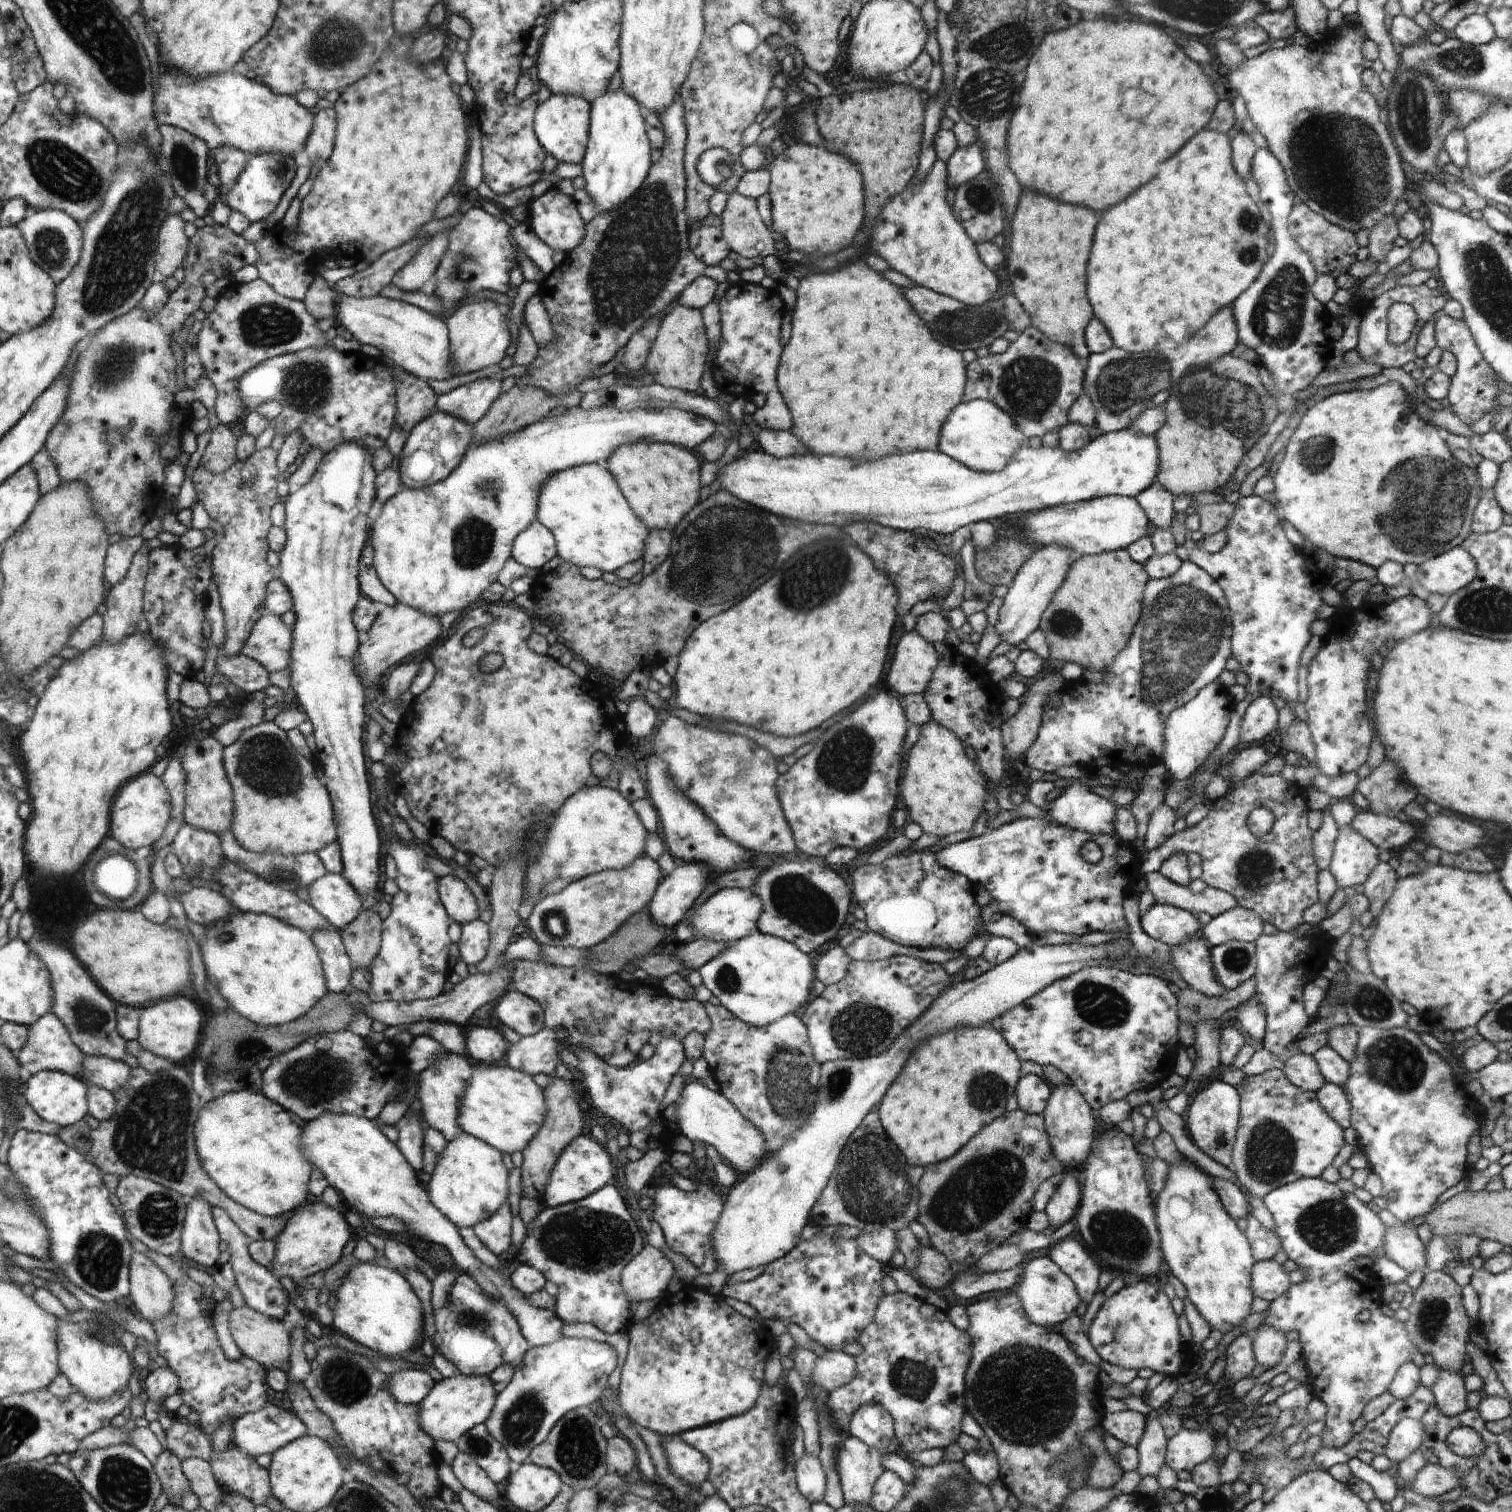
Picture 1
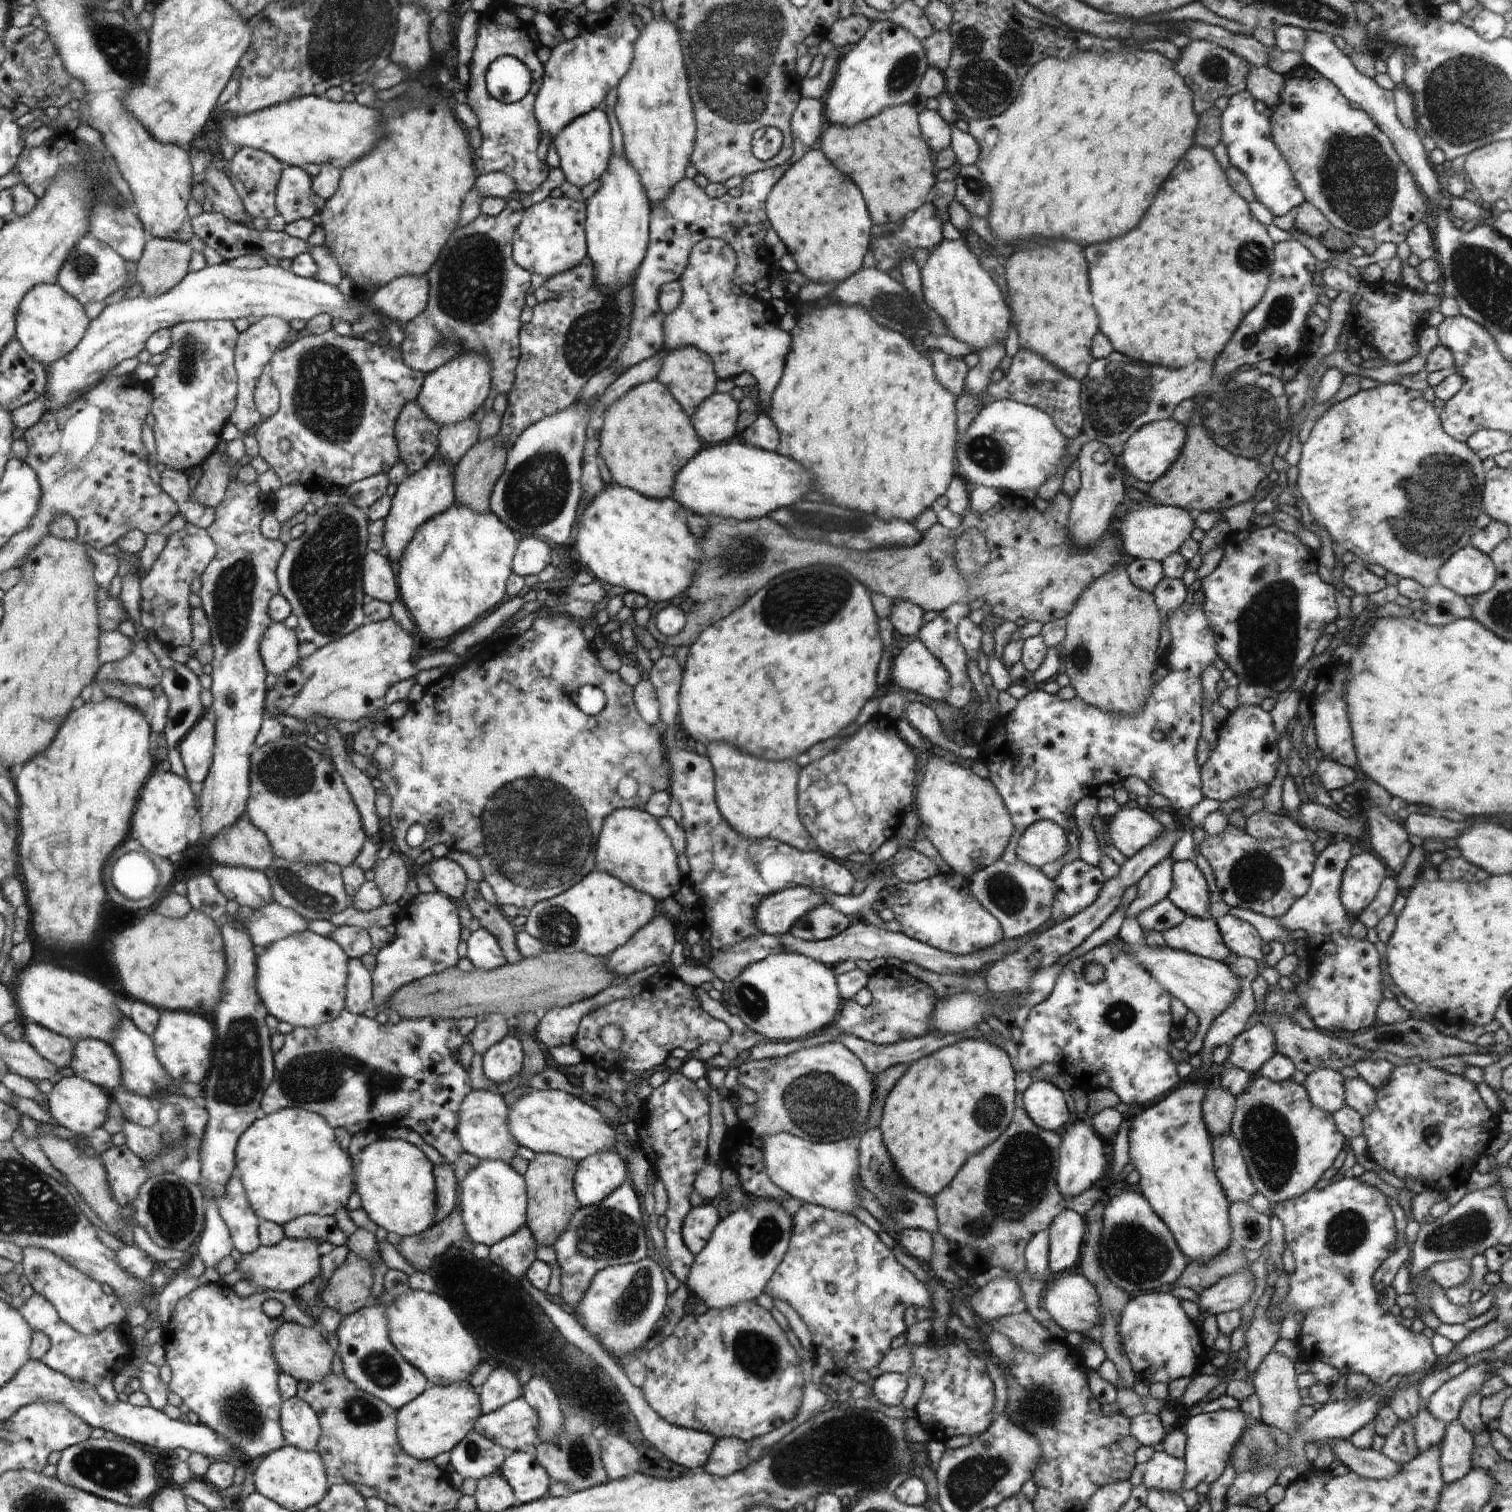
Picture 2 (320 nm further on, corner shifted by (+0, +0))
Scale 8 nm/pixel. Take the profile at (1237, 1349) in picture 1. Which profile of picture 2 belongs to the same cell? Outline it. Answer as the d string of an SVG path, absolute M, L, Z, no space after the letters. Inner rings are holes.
M1350 1176L1348 1178L1342 1178L1339 1182L1334 1182L1330 1186L1325 1188L1316 1189L1313 1187L1308 1192L1304 1192L1302 1196L1298 1198L1290 1198L1290 1200L1284 1200L1284 1202L1278 1202L1271 1206L1272 1215L1276 1216L1282 1226L1284 1226L1284 1240L1285 1248L1288 1248L1293 1253L1293 1258L1296 1262L1296 1270L1290 1276L1289 1292L1283 1298L1280 1303L1269 1304L1266 1312L1268 1312L1268 1318L1272 1322L1278 1322L1282 1324L1282 1320L1290 1312L1301 1312L1301 1343L1299 1347L1302 1349L1302 1354L1305 1360L1309 1362L1319 1361L1326 1363L1336 1369L1338 1369L1340 1376L1348 1375L1353 1372L1365 1374L1370 1379L1371 1387L1380 1386L1382 1387L1394 1375L1401 1375L1403 1379L1414 1372L1424 1372L1424 1370L1430 1370L1438 1358L1432 1349L1431 1338L1426 1338L1424 1334L1416 1334L1412 1330L1403 1327L1400 1323L1397 1311L1384 1311L1378 1304L1378 1293L1375 1291L1373 1285L1374 1272L1380 1268L1380 1264L1396 1251L1396 1237L1398 1230L1395 1225L1394 1214L1391 1208L1388 1206L1388 1202L1385 1200L1385 1195L1374 1186L1368 1186L1366 1182L1360 1182L1356 1177Z

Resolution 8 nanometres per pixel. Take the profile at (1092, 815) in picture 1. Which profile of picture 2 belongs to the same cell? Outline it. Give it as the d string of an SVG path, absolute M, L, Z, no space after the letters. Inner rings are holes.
M1127 804L1109 818L1106 825L1113 845L1130 859L1136 852L1152 844L1162 834L1162 824L1148 810Z

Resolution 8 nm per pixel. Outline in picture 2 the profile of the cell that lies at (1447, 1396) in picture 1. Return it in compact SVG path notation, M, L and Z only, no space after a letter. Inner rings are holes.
M1459 1419L1446 1426L1438 1460L1445 1484L1452 1484L1470 1472L1474 1446L1473 1435Z

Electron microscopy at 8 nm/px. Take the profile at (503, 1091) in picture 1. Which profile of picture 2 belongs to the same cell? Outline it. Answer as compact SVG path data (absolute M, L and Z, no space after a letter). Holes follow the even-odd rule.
M529 1089L514 1104L508 1105L508 1130L519 1146L524 1146L536 1154L555 1153L578 1162L583 1162L596 1152L606 1152L614 1148L616 1132L604 1120L599 1110L588 1106L576 1096L549 1089Z

